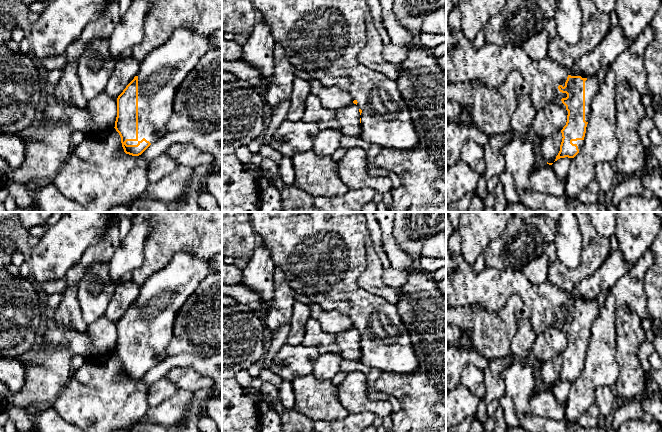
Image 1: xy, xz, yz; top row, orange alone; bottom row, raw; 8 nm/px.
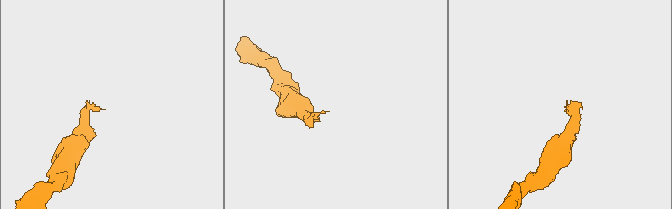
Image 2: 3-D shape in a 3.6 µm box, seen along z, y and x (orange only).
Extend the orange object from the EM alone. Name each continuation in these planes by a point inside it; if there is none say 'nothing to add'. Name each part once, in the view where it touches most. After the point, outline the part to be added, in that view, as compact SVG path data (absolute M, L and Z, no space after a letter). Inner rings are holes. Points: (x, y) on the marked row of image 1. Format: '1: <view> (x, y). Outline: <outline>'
1: yz (491, 64). Outline: M446 20L446 80L450 84L479 81L489 89L496 89L504 84L508 74L513 70L519 71L530 85L529 97L533 107L537 111L543 109L549 102L553 101L560 102L566 108L561 99L566 98L567 94L560 92L558 86L562 85L564 87L569 75L586 78L585 121L589 122L592 111L592 100L599 92L600 81L596 74L591 76L573 74L571 68L565 68L558 65L548 56L537 62L532 61L521 46L510 43L501 47L486 43L480 49L474 49L472 40L467 38L461 29L458 32L452 32Z

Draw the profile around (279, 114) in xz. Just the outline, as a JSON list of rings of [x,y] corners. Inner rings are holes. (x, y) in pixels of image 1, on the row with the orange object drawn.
[[[291,98],[281,102],[275,109],[272,110],[271,119],[266,124],[265,132],[261,139],[264,144],[270,146],[272,138],[278,127],[282,124],[284,120],[286,120],[290,103]]]

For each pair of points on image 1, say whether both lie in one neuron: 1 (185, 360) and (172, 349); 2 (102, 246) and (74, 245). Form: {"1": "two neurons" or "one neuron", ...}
{"1": "two neurons", "2": "two neurons"}

